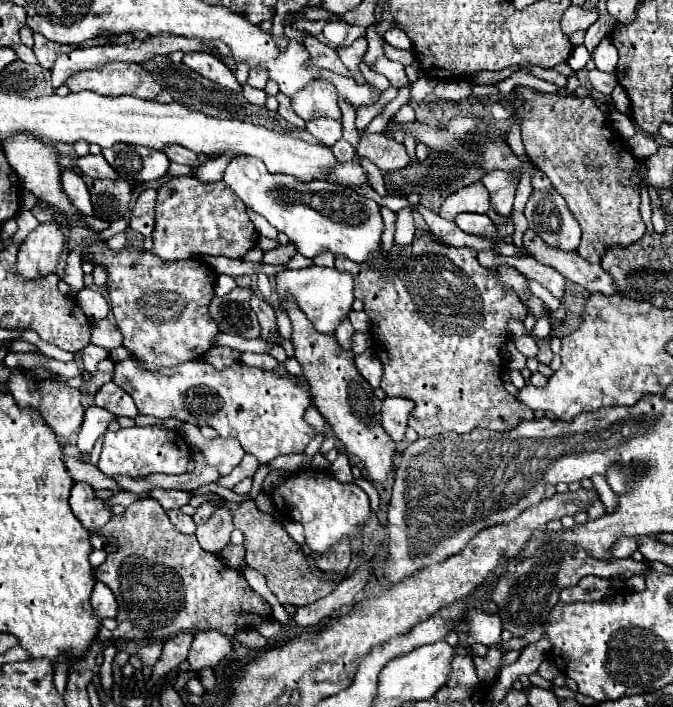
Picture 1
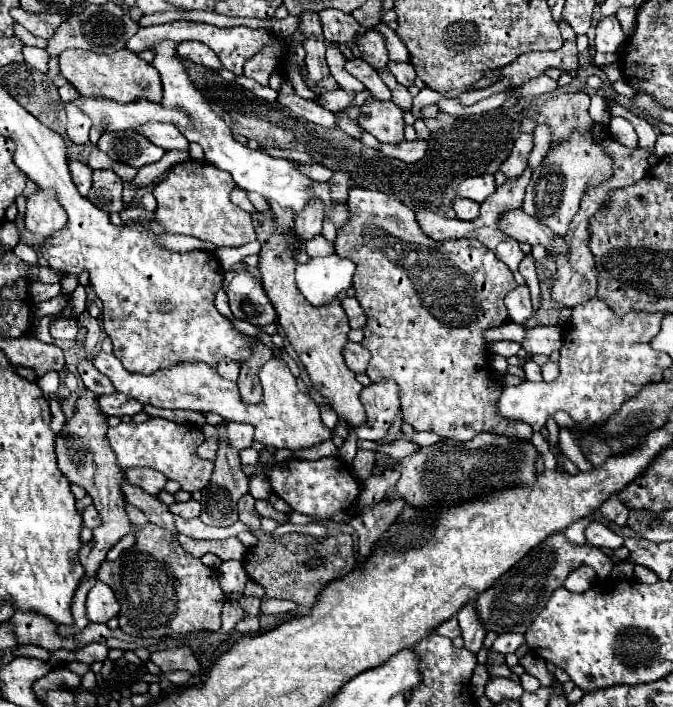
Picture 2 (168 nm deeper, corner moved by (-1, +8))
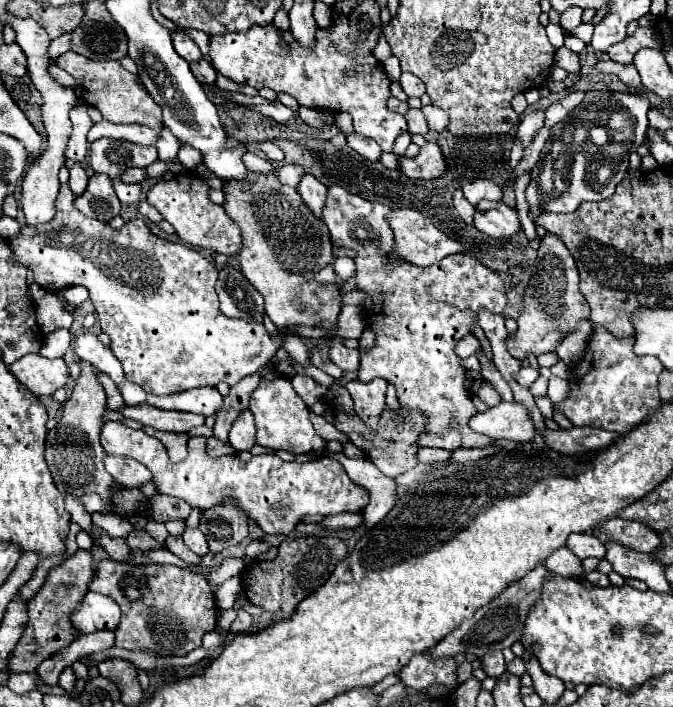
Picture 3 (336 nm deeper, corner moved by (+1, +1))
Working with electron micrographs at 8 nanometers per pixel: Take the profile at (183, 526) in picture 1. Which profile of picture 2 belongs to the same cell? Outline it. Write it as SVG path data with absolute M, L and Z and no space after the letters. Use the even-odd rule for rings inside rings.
M174 517L176 519L176 527L180 533L192 537L192 539L228 539L228 537L236 537L242 531L248 531L248 527L238 521L232 527L208 527L202 523L202 519L182 519L182 517Z

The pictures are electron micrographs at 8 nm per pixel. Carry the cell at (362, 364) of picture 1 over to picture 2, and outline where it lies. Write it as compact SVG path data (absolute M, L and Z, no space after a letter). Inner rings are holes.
M348 341L342 349L342 355L344 355L344 361L346 361L348 369L352 369L354 373L366 373L370 353L366 353L366 349L360 343L350 343Z

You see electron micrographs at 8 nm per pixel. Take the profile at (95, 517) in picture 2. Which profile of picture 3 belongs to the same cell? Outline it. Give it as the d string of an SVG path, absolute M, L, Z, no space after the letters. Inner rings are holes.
M92 524L92 530L90 530L90 536L96 536L96 538L98 538L98 544L110 554L112 560L118 560L118 562L128 560L130 548L126 546L126 542L124 542L122 538L112 538L112 536L108 536L102 528L98 528L98 526L94 526L94 524Z

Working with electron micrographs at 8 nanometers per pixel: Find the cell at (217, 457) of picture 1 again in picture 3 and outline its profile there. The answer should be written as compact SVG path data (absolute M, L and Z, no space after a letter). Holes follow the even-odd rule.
M246 410L238 416L236 424L230 430L230 444L236 452L250 450L256 444L256 424L252 414Z

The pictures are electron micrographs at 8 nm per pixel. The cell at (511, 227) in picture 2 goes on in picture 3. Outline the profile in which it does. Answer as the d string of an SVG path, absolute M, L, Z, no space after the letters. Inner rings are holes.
M482 200L476 206L474 226L484 234L502 240L512 238L522 230L516 210L508 208L504 202L490 202L490 200Z

